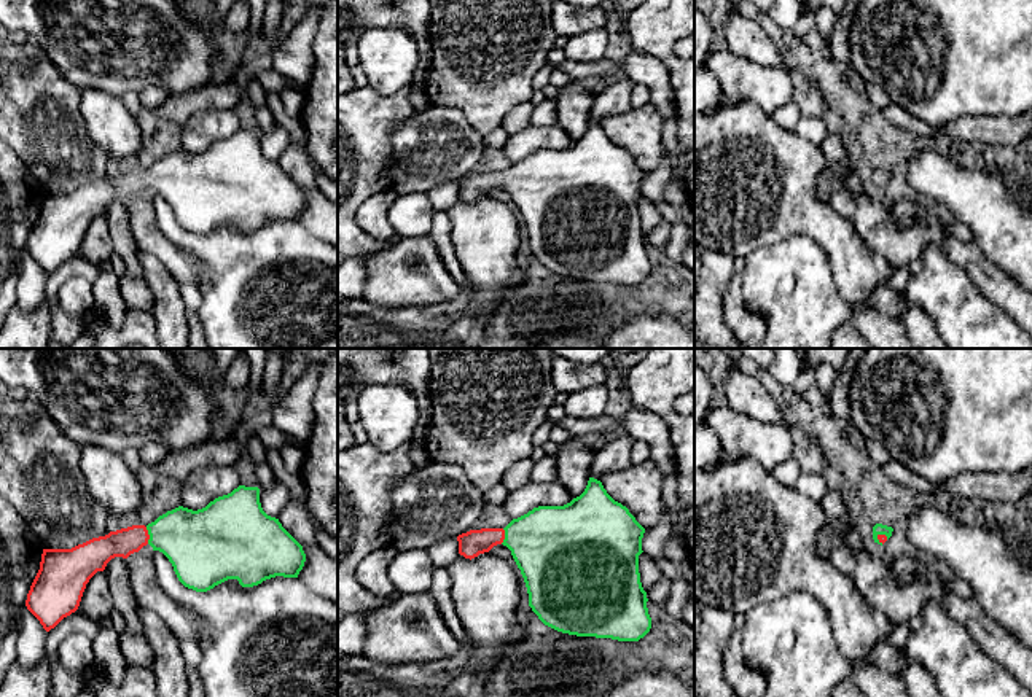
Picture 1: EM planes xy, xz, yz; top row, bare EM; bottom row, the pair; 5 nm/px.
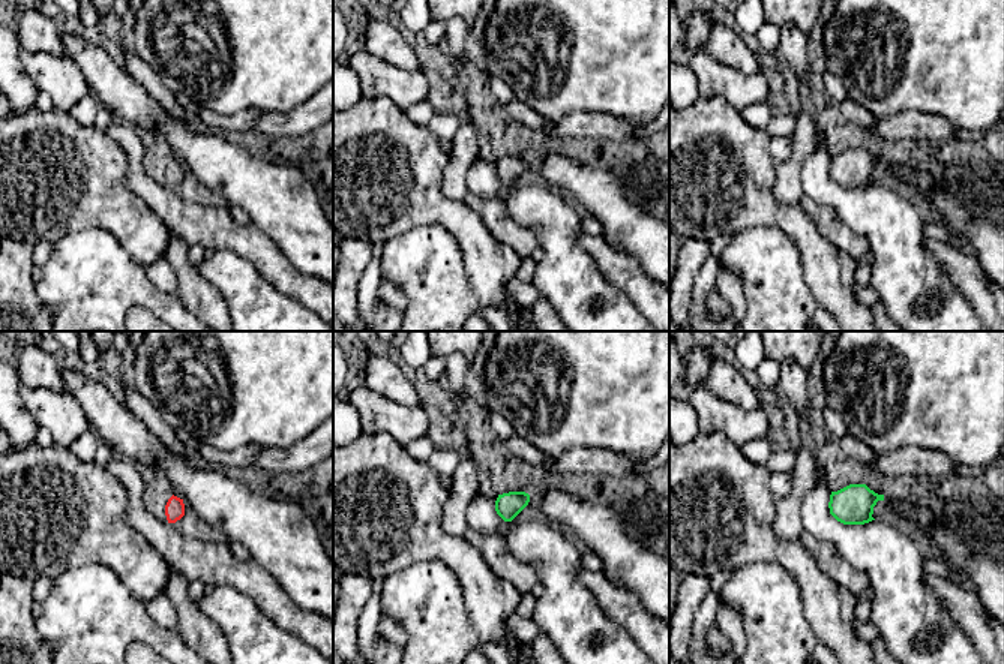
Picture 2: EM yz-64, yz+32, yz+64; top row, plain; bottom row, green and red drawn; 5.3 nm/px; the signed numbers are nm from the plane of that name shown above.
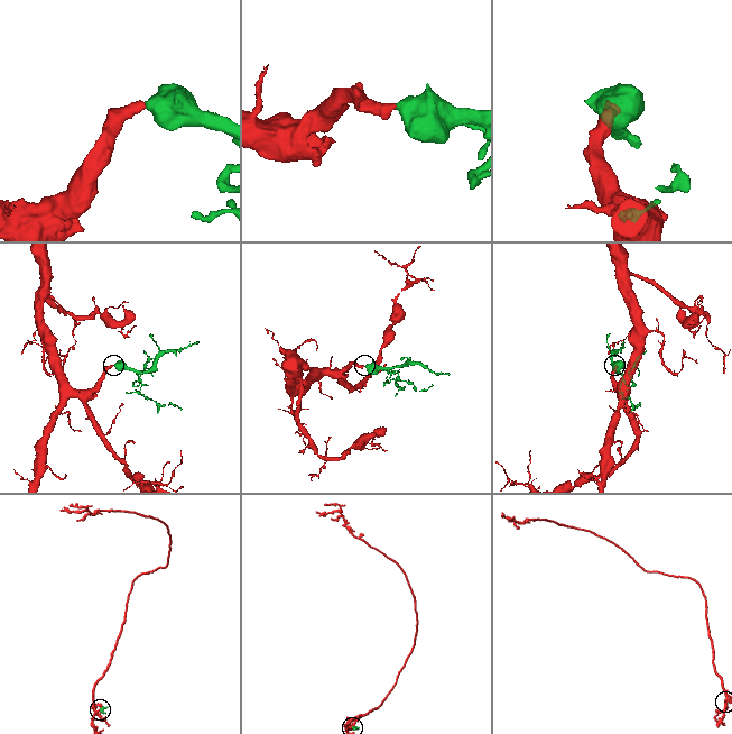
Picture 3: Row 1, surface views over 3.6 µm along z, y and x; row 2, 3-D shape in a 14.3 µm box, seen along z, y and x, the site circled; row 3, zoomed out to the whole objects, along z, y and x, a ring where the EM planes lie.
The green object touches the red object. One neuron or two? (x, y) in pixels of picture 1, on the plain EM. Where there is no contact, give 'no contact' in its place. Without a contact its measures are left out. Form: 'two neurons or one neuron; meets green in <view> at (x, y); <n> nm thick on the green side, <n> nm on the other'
one neuron; meets green in xy at (148, 177); 320 nm thick on the green side, 140 nm on the other

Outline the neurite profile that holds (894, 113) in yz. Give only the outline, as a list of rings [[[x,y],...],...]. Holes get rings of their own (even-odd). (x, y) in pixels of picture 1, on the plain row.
[[[890,103],[889,107],[885,107],[882,110],[882,115],[892,124],[901,129],[906,129],[916,135],[921,135],[921,137],[933,140],[940,134],[940,126],[935,127],[935,126],[924,123],[922,119],[913,116],[909,111],[906,111],[897,103]]]

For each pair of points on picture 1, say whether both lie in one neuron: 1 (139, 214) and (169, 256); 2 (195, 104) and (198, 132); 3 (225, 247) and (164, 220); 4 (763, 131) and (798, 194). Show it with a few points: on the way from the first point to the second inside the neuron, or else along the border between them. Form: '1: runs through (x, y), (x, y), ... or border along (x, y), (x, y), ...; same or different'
1: runs through (142, 225), (158, 245); same
2: border along (231, 109), (199, 109), (182, 126); different
3: runs through (211, 247), (196, 247), (179, 234); same
4: runs through (770, 147), (779, 158), (784, 179); same

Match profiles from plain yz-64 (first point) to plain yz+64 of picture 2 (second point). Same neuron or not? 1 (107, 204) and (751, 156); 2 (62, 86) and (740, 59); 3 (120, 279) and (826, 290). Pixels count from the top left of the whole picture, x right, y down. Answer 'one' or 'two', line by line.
1: one
2: two
3: two

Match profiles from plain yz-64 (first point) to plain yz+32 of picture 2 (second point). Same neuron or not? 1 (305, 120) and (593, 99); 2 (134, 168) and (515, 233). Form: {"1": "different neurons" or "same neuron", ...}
{"1": "different neurons", "2": "same neuron"}

